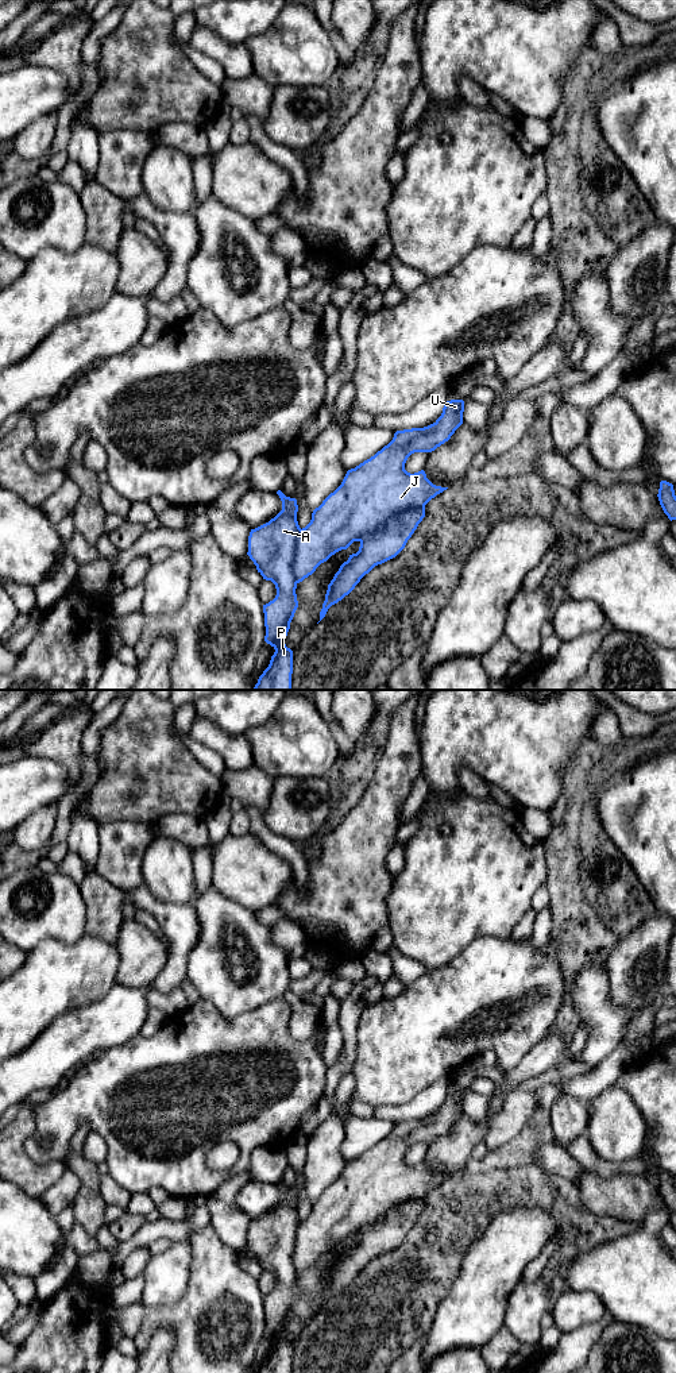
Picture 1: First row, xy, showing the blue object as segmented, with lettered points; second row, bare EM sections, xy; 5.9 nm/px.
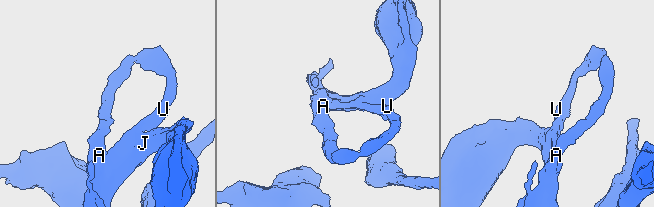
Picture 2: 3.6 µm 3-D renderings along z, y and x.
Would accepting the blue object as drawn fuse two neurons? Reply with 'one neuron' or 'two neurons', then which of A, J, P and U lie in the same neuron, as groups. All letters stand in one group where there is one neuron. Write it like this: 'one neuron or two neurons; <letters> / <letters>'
one neuron; A J P U

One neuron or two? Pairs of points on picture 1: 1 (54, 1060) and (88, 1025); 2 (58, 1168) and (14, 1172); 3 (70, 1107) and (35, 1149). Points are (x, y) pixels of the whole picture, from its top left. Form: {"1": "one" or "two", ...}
{"1": "one", "2": "one", "3": "one"}

